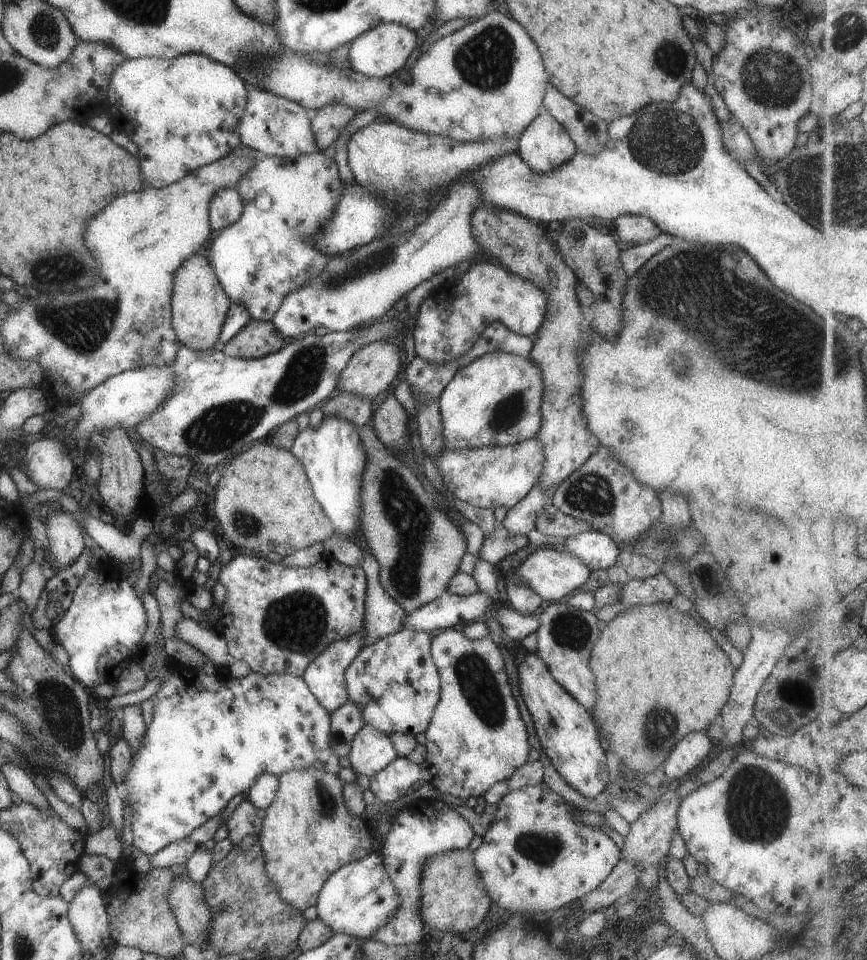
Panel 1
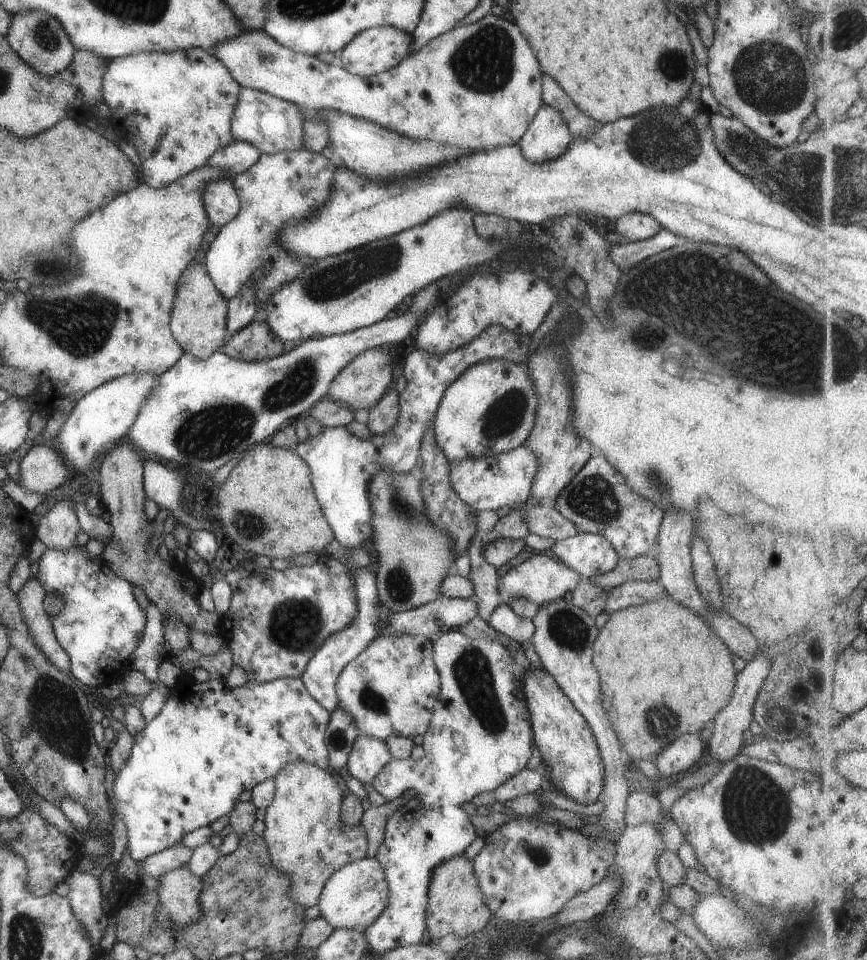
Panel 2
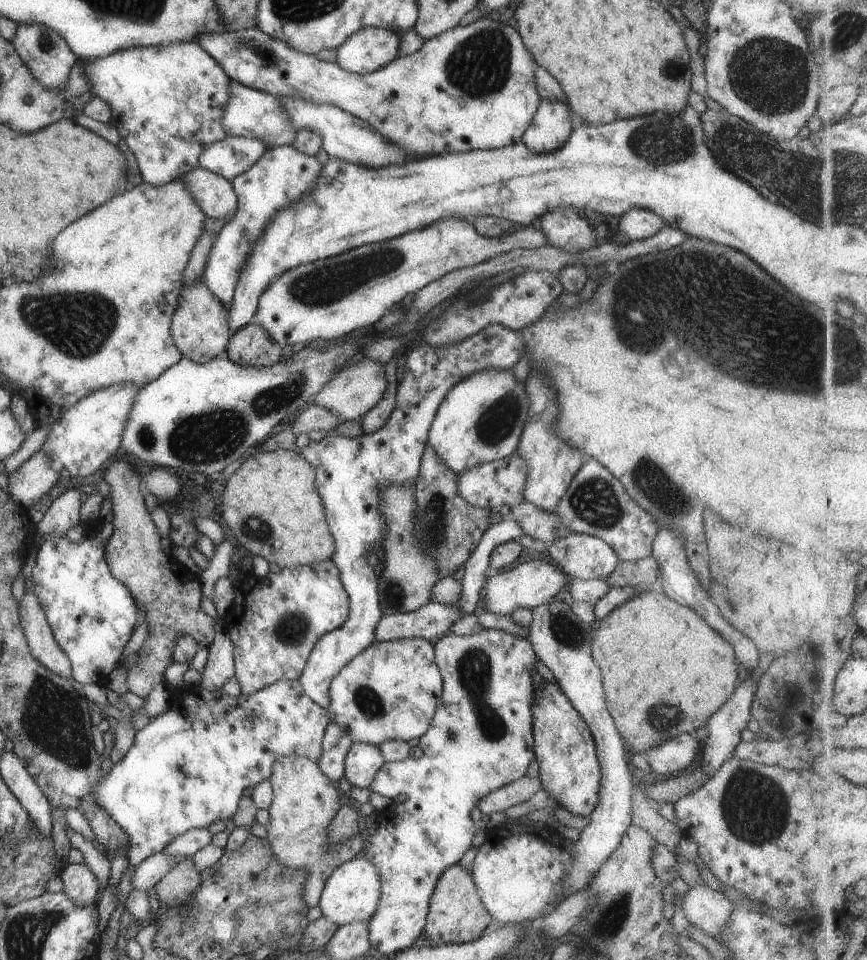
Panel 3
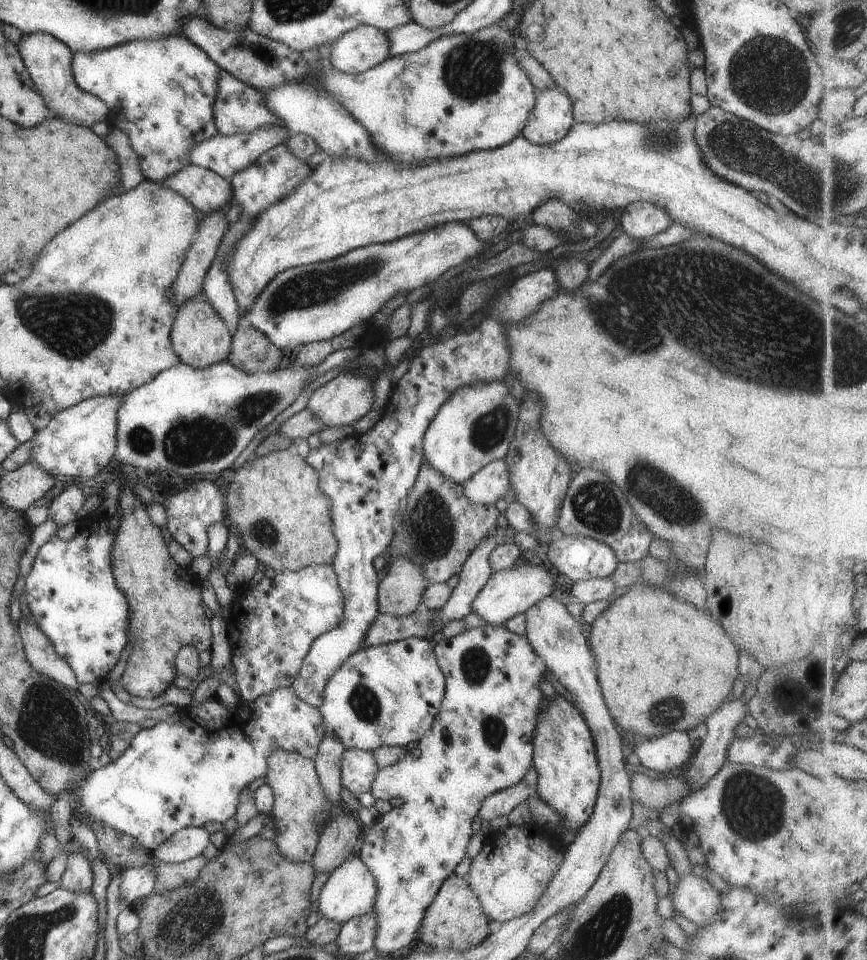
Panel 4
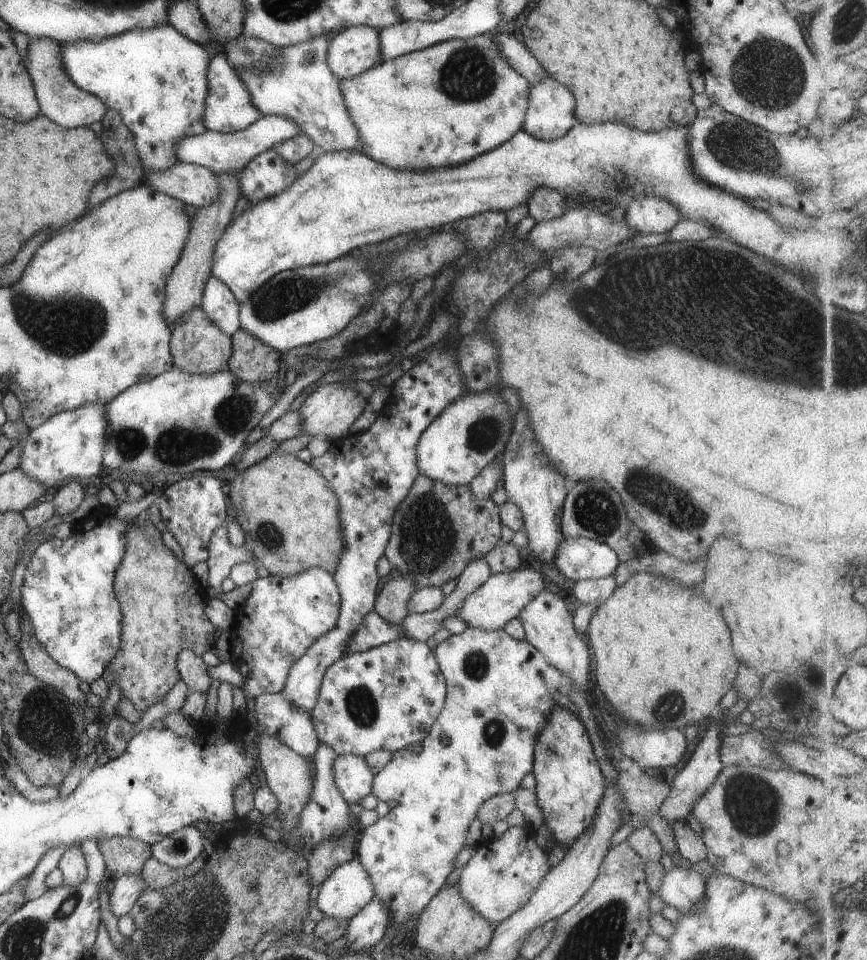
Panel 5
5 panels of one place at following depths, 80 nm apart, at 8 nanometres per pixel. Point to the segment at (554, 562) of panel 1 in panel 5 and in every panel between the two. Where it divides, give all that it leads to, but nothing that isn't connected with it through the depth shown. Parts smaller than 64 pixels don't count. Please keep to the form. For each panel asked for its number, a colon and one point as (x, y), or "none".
2: (542, 578)
3: (526, 585)
4: (507, 592)
5: (500, 598)

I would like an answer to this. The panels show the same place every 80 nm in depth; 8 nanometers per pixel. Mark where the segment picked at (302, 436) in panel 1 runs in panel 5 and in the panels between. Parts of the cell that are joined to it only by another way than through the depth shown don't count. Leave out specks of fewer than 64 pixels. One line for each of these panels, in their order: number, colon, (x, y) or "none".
2: (340, 464)
3: (350, 471)
4: (366, 477)
5: (370, 473)

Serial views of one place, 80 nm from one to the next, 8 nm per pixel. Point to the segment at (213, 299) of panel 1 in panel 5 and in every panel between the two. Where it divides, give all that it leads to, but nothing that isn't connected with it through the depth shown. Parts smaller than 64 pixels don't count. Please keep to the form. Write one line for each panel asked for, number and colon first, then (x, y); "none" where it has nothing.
2: (197, 321)
3: (199, 329)
4: (199, 337)
5: (197, 346)

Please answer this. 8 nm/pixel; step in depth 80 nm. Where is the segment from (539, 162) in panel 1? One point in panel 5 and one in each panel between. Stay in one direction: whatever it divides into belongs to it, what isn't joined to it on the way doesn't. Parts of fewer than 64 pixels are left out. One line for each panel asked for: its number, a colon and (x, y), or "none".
2: (547, 136)
3: (551, 124)
4: (550, 118)
5: (549, 114)

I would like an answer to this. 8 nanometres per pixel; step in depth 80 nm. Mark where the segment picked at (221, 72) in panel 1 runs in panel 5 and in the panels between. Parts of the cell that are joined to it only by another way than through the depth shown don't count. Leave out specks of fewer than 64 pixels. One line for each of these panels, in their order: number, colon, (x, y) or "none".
2: (175, 108)
3: (174, 95)
4: (164, 87)
5: (155, 78)

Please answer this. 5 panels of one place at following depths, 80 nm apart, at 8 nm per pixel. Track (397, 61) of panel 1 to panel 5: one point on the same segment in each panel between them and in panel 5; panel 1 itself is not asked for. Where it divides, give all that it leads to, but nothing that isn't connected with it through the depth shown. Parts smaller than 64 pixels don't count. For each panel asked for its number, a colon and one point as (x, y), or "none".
2: (375, 49)
3: (368, 49)
4: (363, 47)
5: (355, 49)

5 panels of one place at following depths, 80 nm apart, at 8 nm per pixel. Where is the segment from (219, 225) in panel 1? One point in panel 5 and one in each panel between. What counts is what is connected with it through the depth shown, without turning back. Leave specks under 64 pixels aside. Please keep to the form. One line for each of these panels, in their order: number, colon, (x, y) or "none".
2: (220, 203)
3: (213, 193)
4: (206, 191)
5: (192, 184)

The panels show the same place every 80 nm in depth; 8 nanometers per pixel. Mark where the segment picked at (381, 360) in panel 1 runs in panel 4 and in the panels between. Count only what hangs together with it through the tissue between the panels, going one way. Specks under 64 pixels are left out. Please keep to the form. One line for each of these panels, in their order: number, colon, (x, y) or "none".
2: (363, 380)
3: (353, 390)
4: (344, 399)

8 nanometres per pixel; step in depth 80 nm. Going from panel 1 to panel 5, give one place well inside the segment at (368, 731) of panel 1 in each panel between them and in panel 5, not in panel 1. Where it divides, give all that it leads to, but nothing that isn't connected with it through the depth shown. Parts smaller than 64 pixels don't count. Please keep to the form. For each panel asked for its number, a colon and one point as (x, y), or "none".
2: (368, 755)
3: (363, 760)
4: (358, 768)
5: (352, 775)

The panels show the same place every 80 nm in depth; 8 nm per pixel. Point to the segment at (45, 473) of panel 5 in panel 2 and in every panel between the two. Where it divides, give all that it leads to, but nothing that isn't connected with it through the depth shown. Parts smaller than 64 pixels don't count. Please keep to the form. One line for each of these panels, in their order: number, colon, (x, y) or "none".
2: (99, 419)
3: (86, 434)
4: (79, 441)

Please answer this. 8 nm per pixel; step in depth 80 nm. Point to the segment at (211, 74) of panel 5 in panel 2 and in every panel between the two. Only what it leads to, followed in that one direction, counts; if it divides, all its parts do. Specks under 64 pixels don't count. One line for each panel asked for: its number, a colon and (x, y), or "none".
2: (270, 124)
3: (250, 113)
4: (239, 108)

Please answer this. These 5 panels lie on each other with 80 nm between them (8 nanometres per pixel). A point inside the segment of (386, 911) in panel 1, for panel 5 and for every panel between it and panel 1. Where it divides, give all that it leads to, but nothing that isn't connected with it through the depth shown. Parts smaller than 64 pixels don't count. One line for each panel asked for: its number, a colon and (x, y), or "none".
2: (354, 895)
3: (350, 894)
4: (349, 891)
5: (348, 888)

